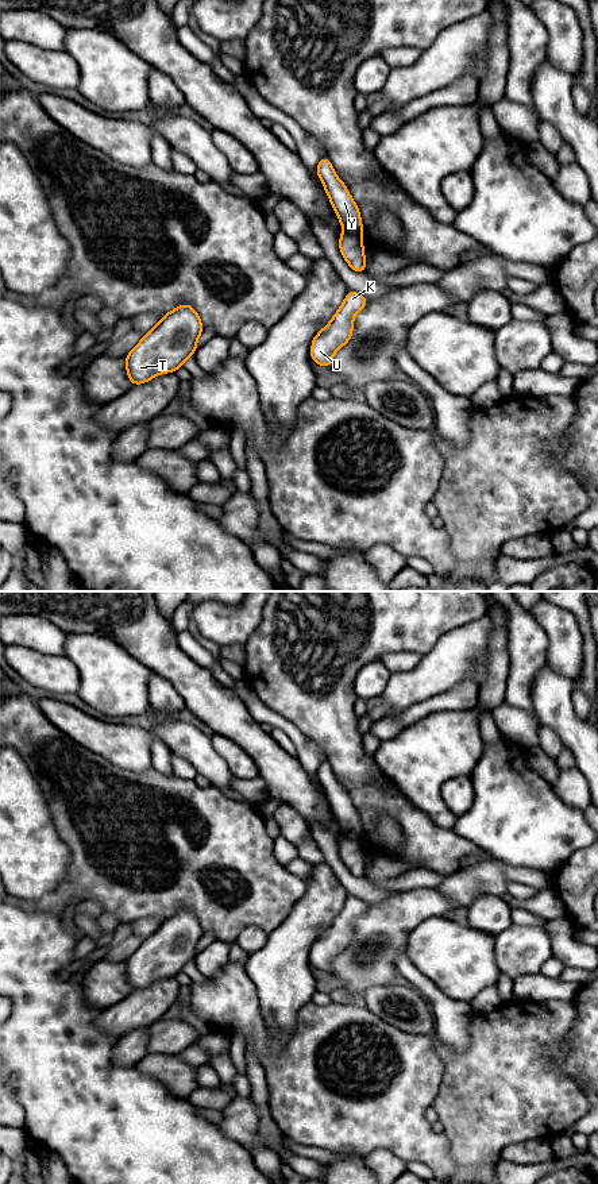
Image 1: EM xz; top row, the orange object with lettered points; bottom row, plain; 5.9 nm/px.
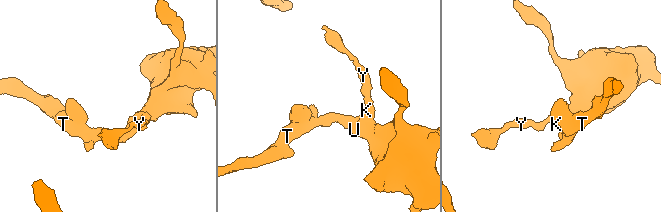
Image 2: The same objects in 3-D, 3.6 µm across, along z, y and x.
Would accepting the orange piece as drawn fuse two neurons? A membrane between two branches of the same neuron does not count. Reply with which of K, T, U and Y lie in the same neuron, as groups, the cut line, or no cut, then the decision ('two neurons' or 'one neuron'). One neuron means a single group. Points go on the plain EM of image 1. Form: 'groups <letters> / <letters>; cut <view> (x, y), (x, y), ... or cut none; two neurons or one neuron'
groups K T U / Y; cut xz (343, 836), (361, 844); two neurons

